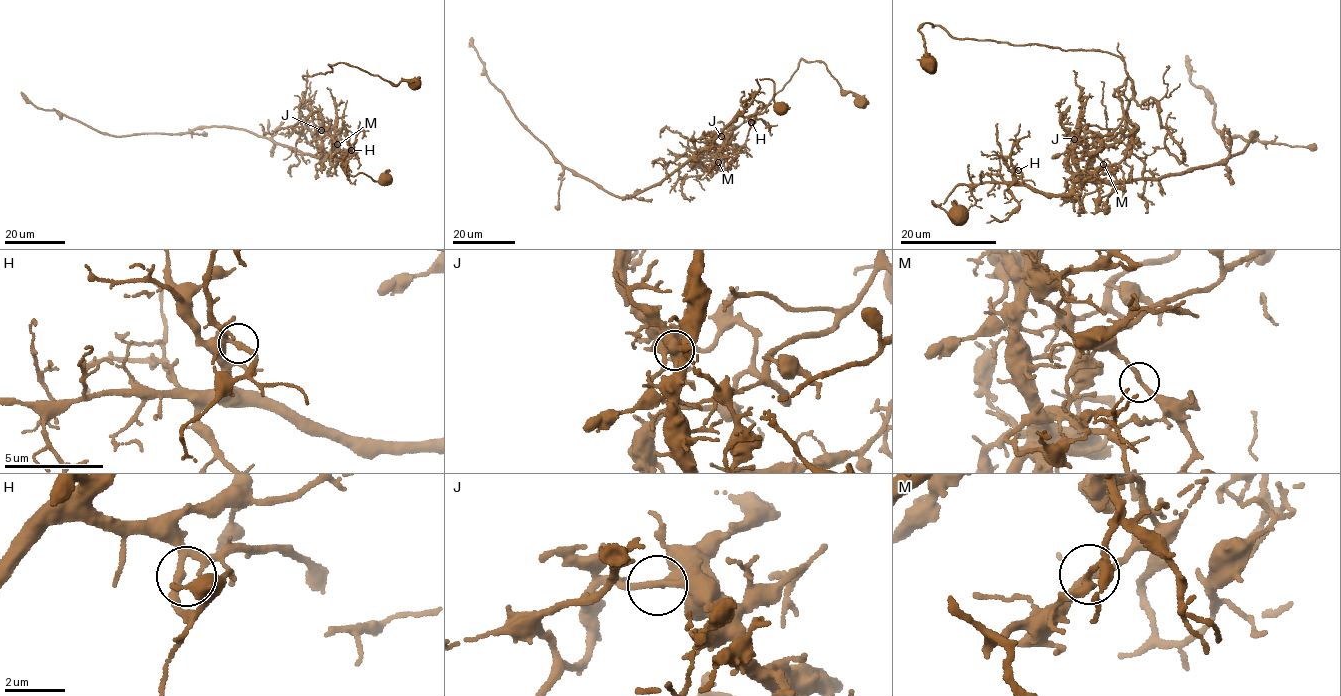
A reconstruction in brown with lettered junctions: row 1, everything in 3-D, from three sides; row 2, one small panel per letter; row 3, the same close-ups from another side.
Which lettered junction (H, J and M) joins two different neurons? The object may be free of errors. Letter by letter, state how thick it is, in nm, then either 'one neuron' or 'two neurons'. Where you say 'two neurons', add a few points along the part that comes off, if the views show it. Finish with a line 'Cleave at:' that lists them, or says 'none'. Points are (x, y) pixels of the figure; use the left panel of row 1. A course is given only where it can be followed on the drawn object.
H: 200 nm | one neuron
J: 300 nm | two neurons | (321, 130), (319, 138), (317, 112), (307, 124), (300, 111), (304, 75), (347, 63), (420, 87)
M: 220 nm | one neuron
Cleave at: J

